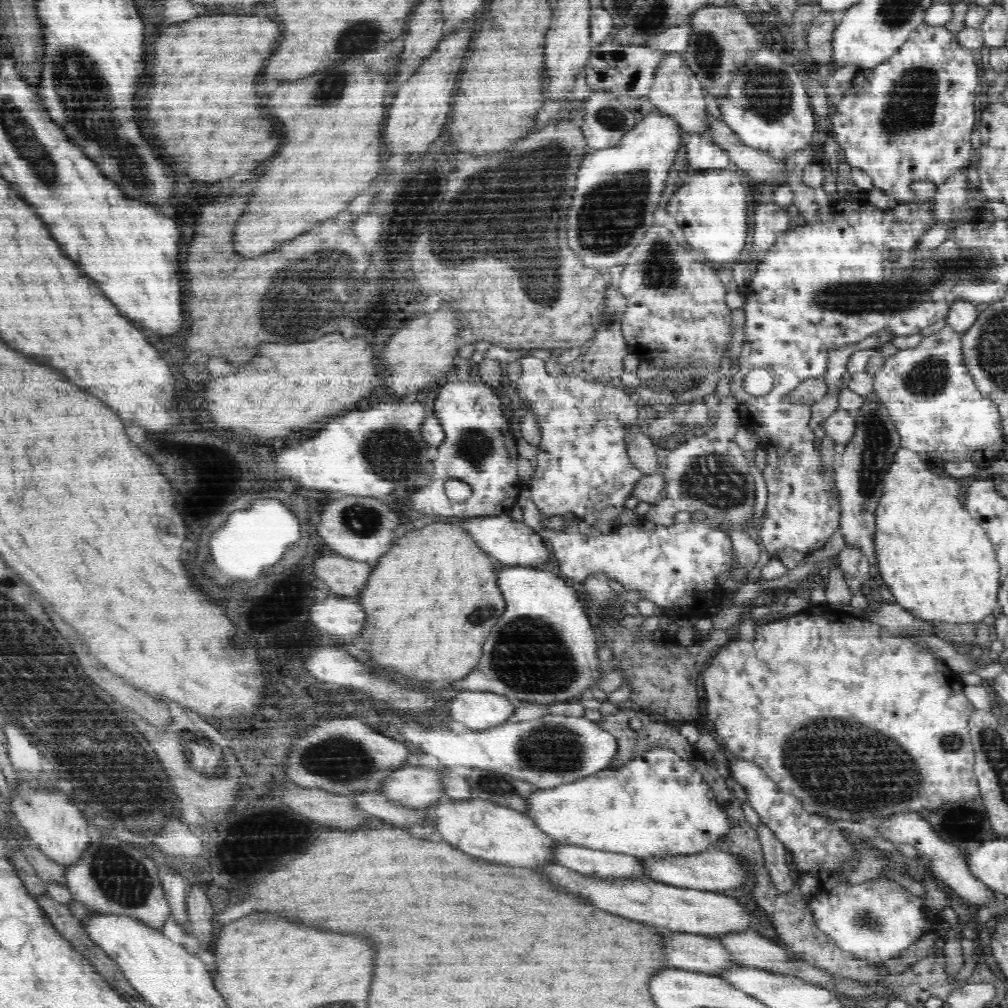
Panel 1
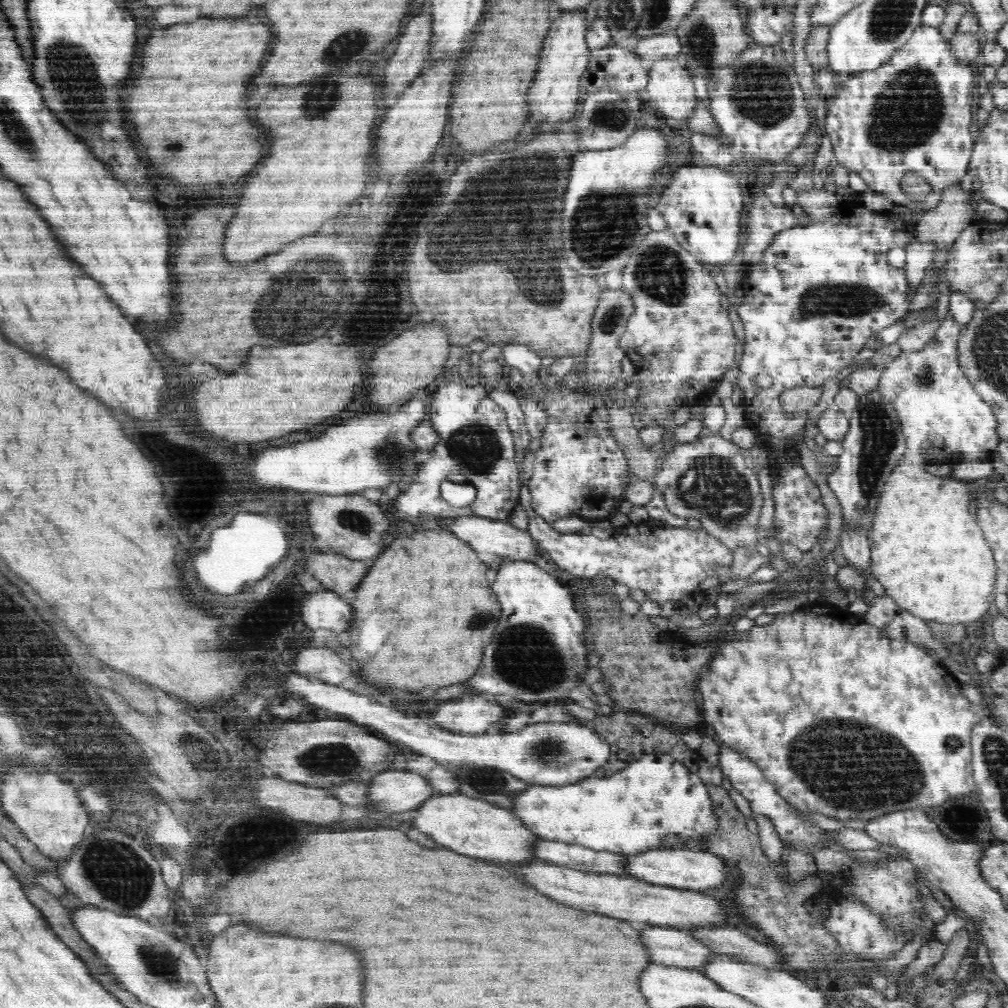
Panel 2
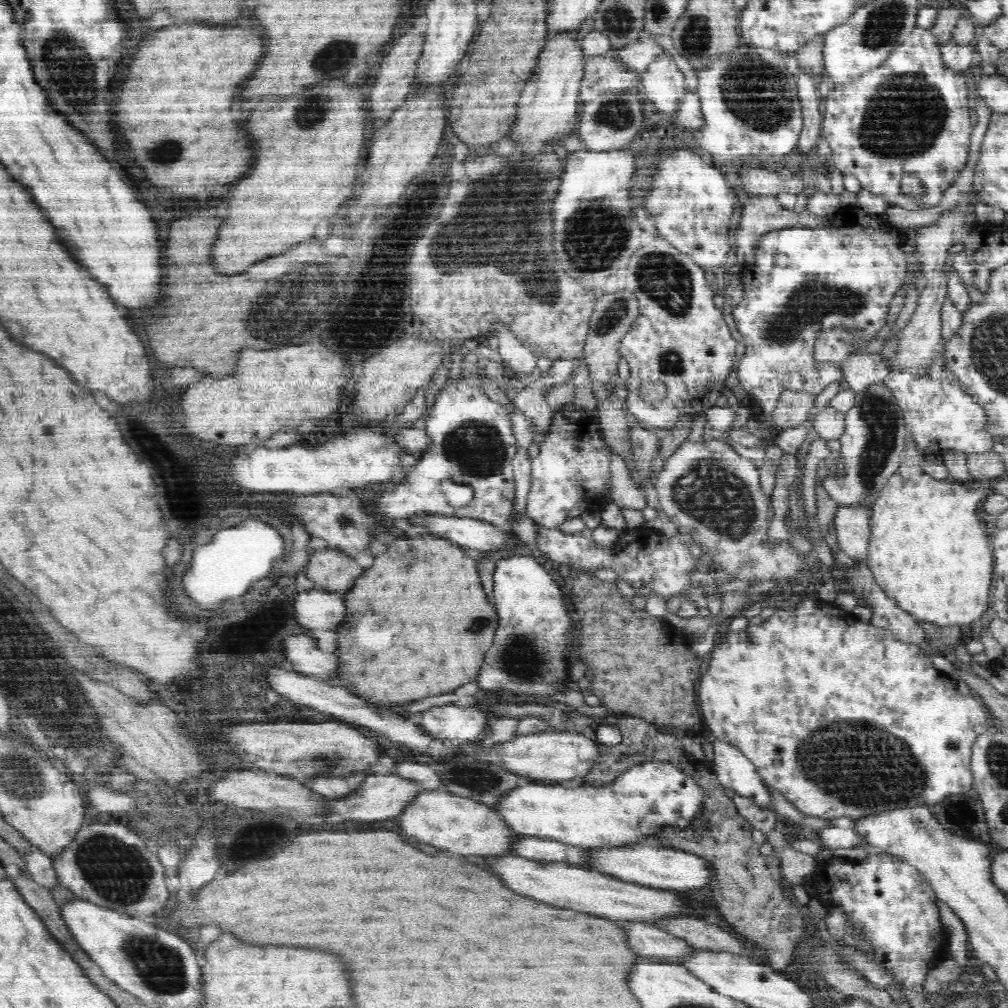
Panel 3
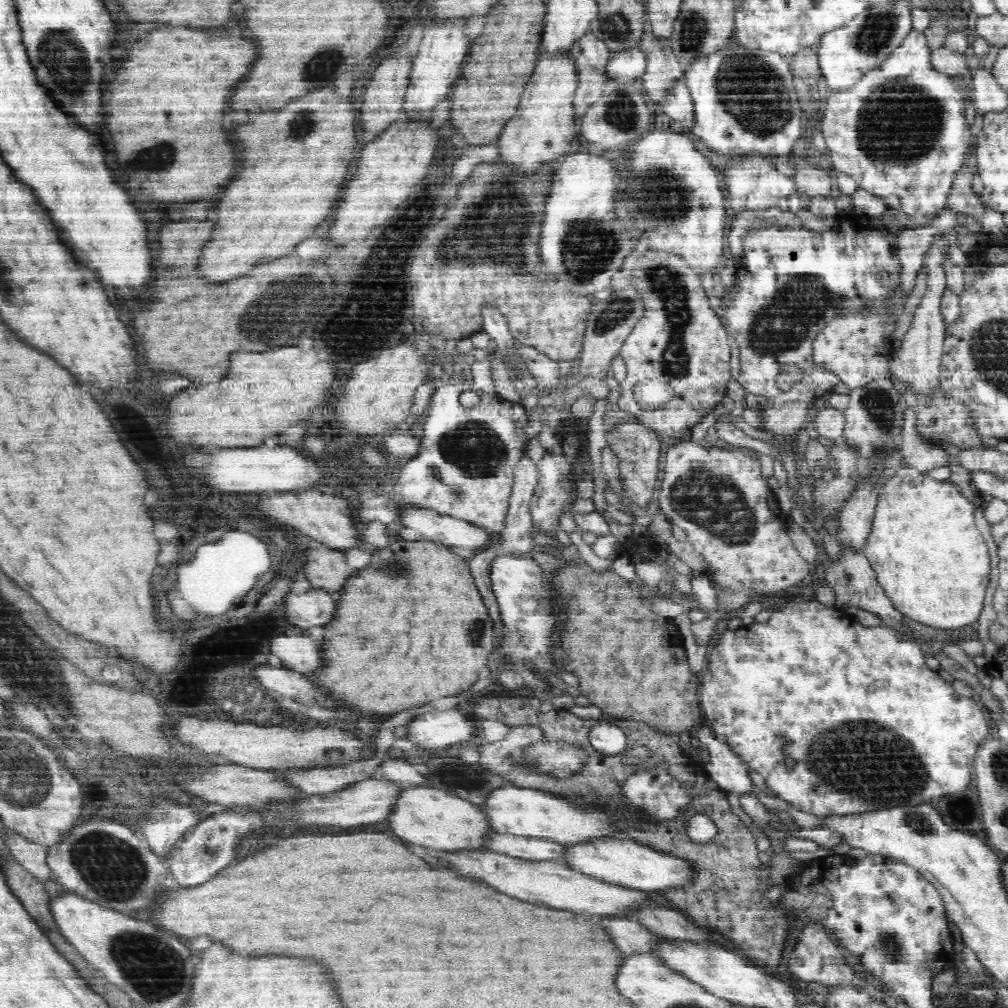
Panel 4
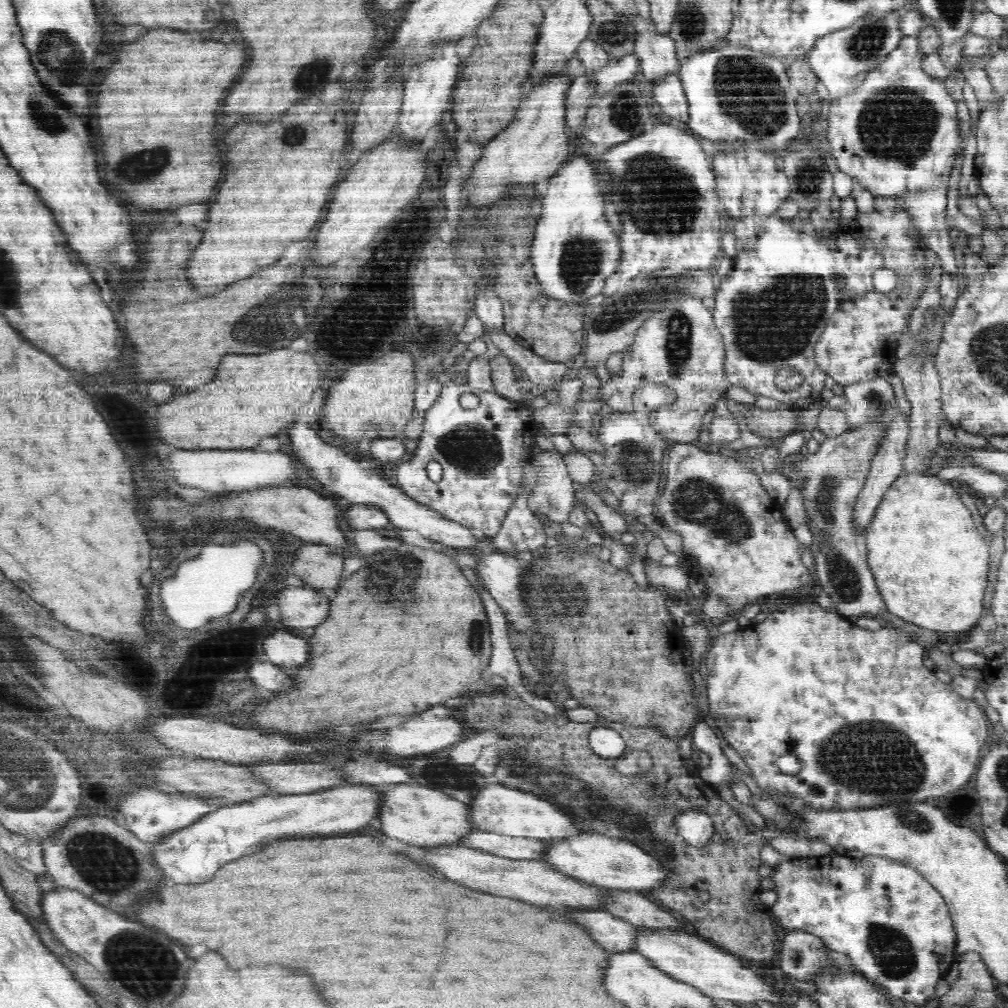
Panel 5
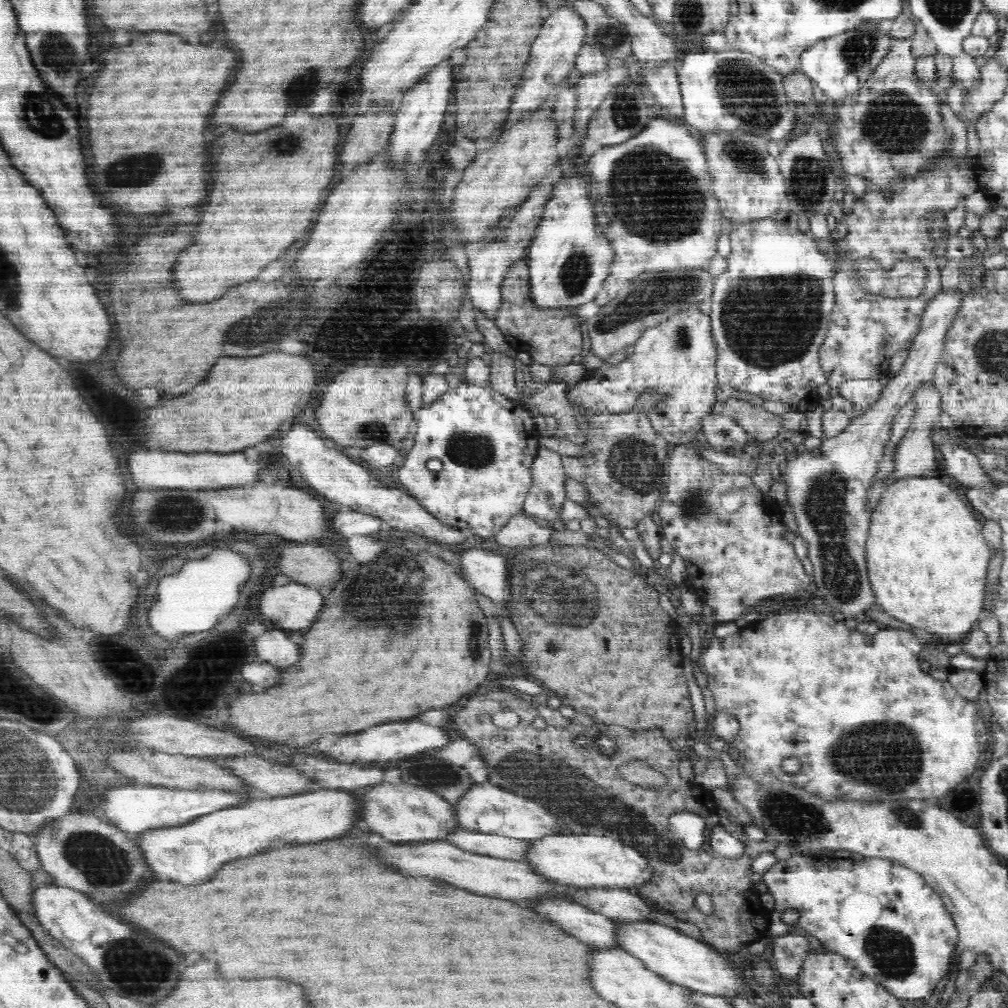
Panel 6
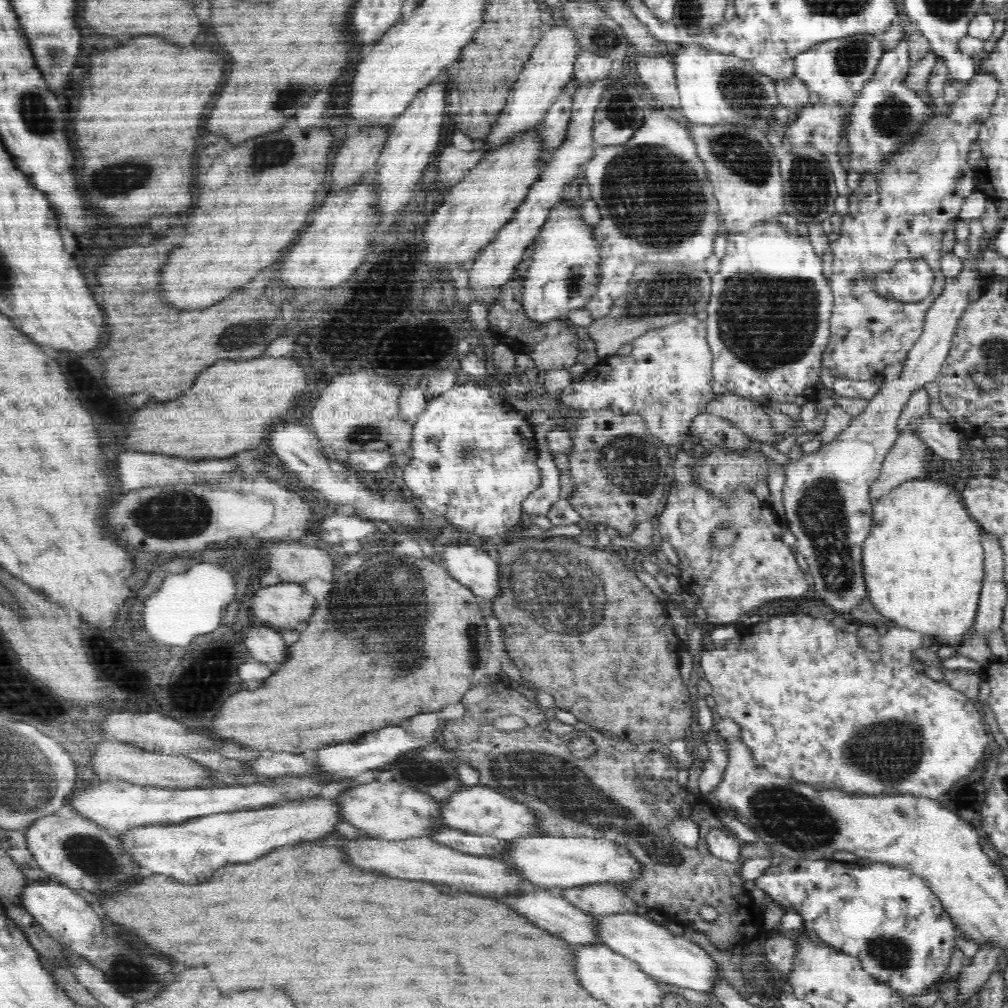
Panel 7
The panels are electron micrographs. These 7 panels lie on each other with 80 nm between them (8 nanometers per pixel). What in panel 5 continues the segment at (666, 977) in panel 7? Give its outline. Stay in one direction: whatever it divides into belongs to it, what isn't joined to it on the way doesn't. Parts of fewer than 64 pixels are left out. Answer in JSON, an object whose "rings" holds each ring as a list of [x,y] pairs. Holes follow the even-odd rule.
{"rings":[[[638,926],[635,951],[646,956],[656,968],[662,969],[668,976],[698,988],[711,998],[746,1002],[746,1004],[756,1000],[778,1002],[778,996],[766,986],[766,982],[760,976],[756,976],[750,968],[742,966],[736,955],[720,947],[710,946],[709,941],[702,939],[696,933]]]}

